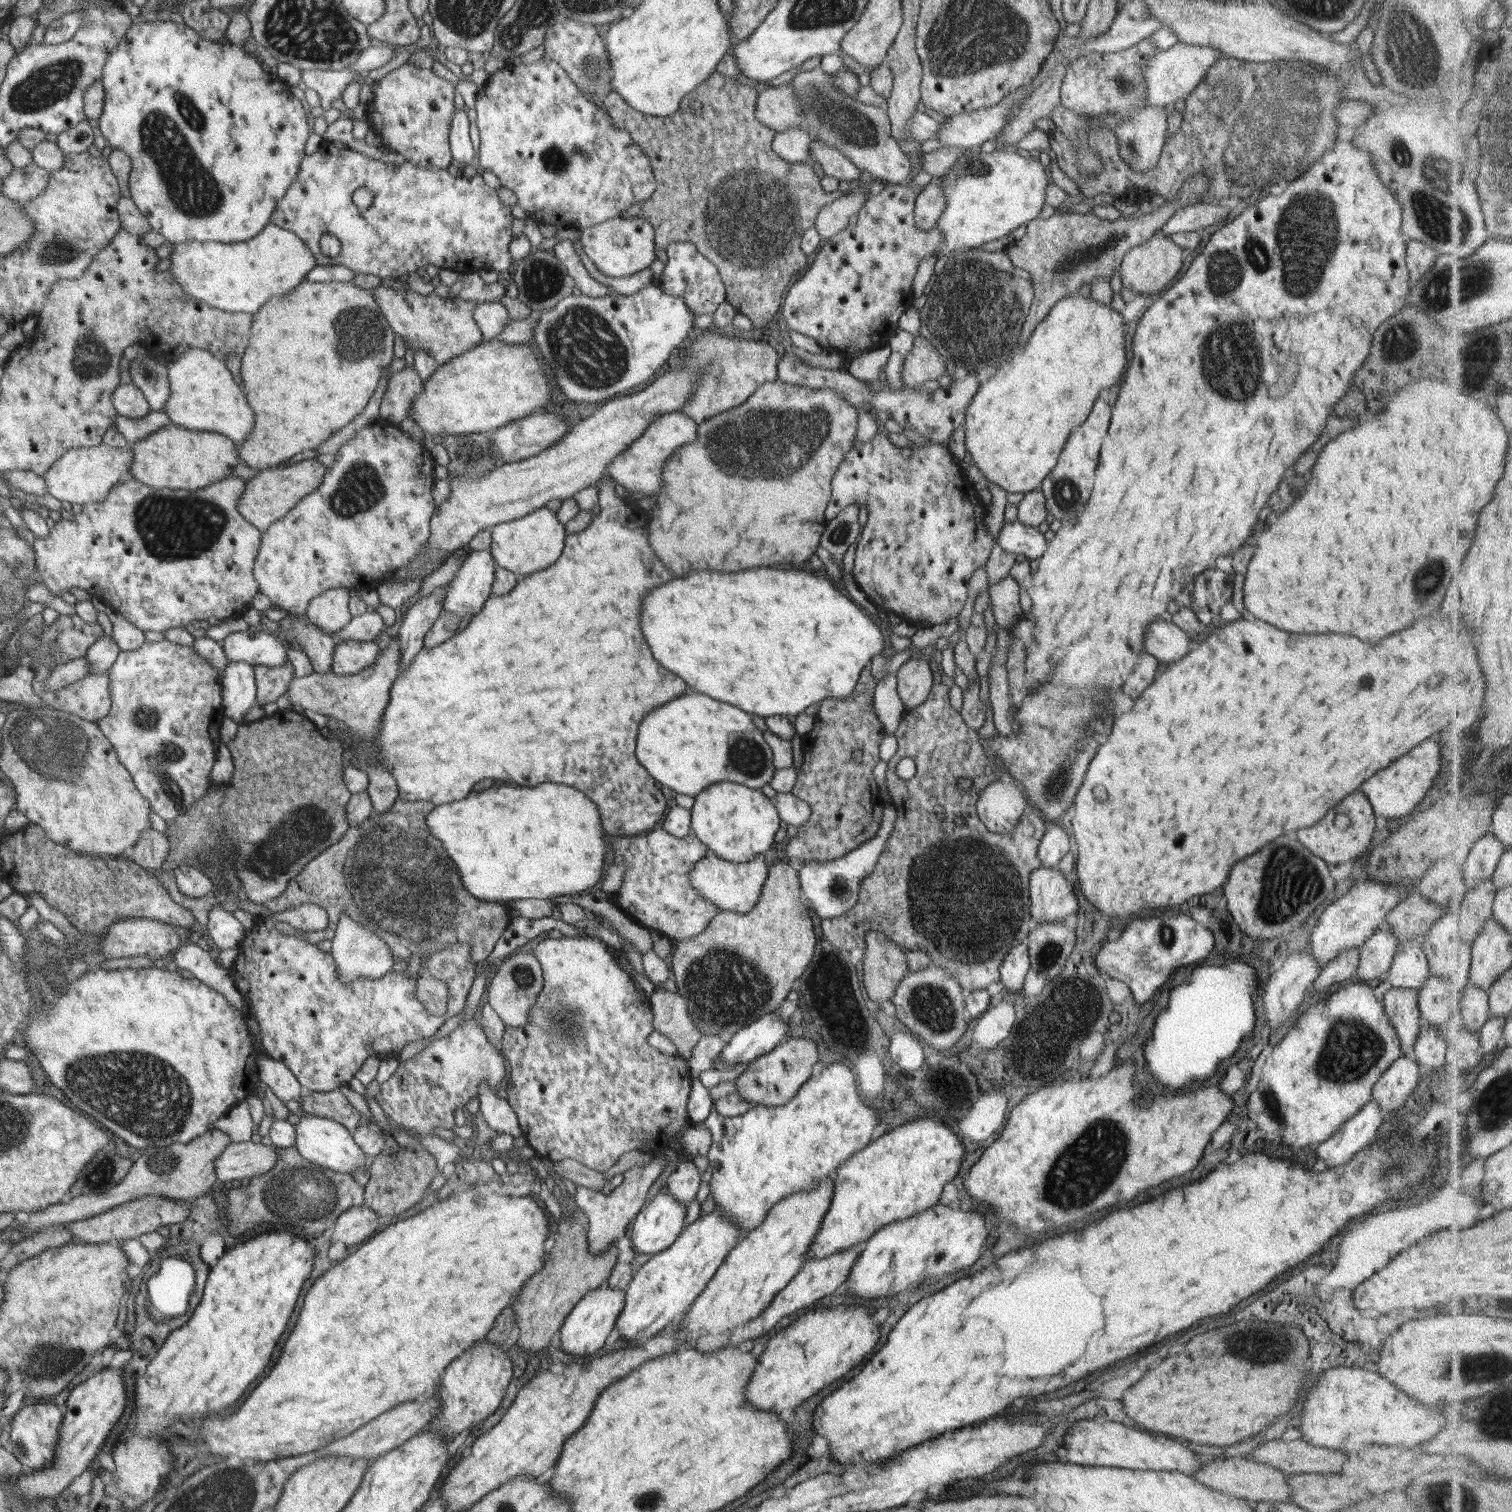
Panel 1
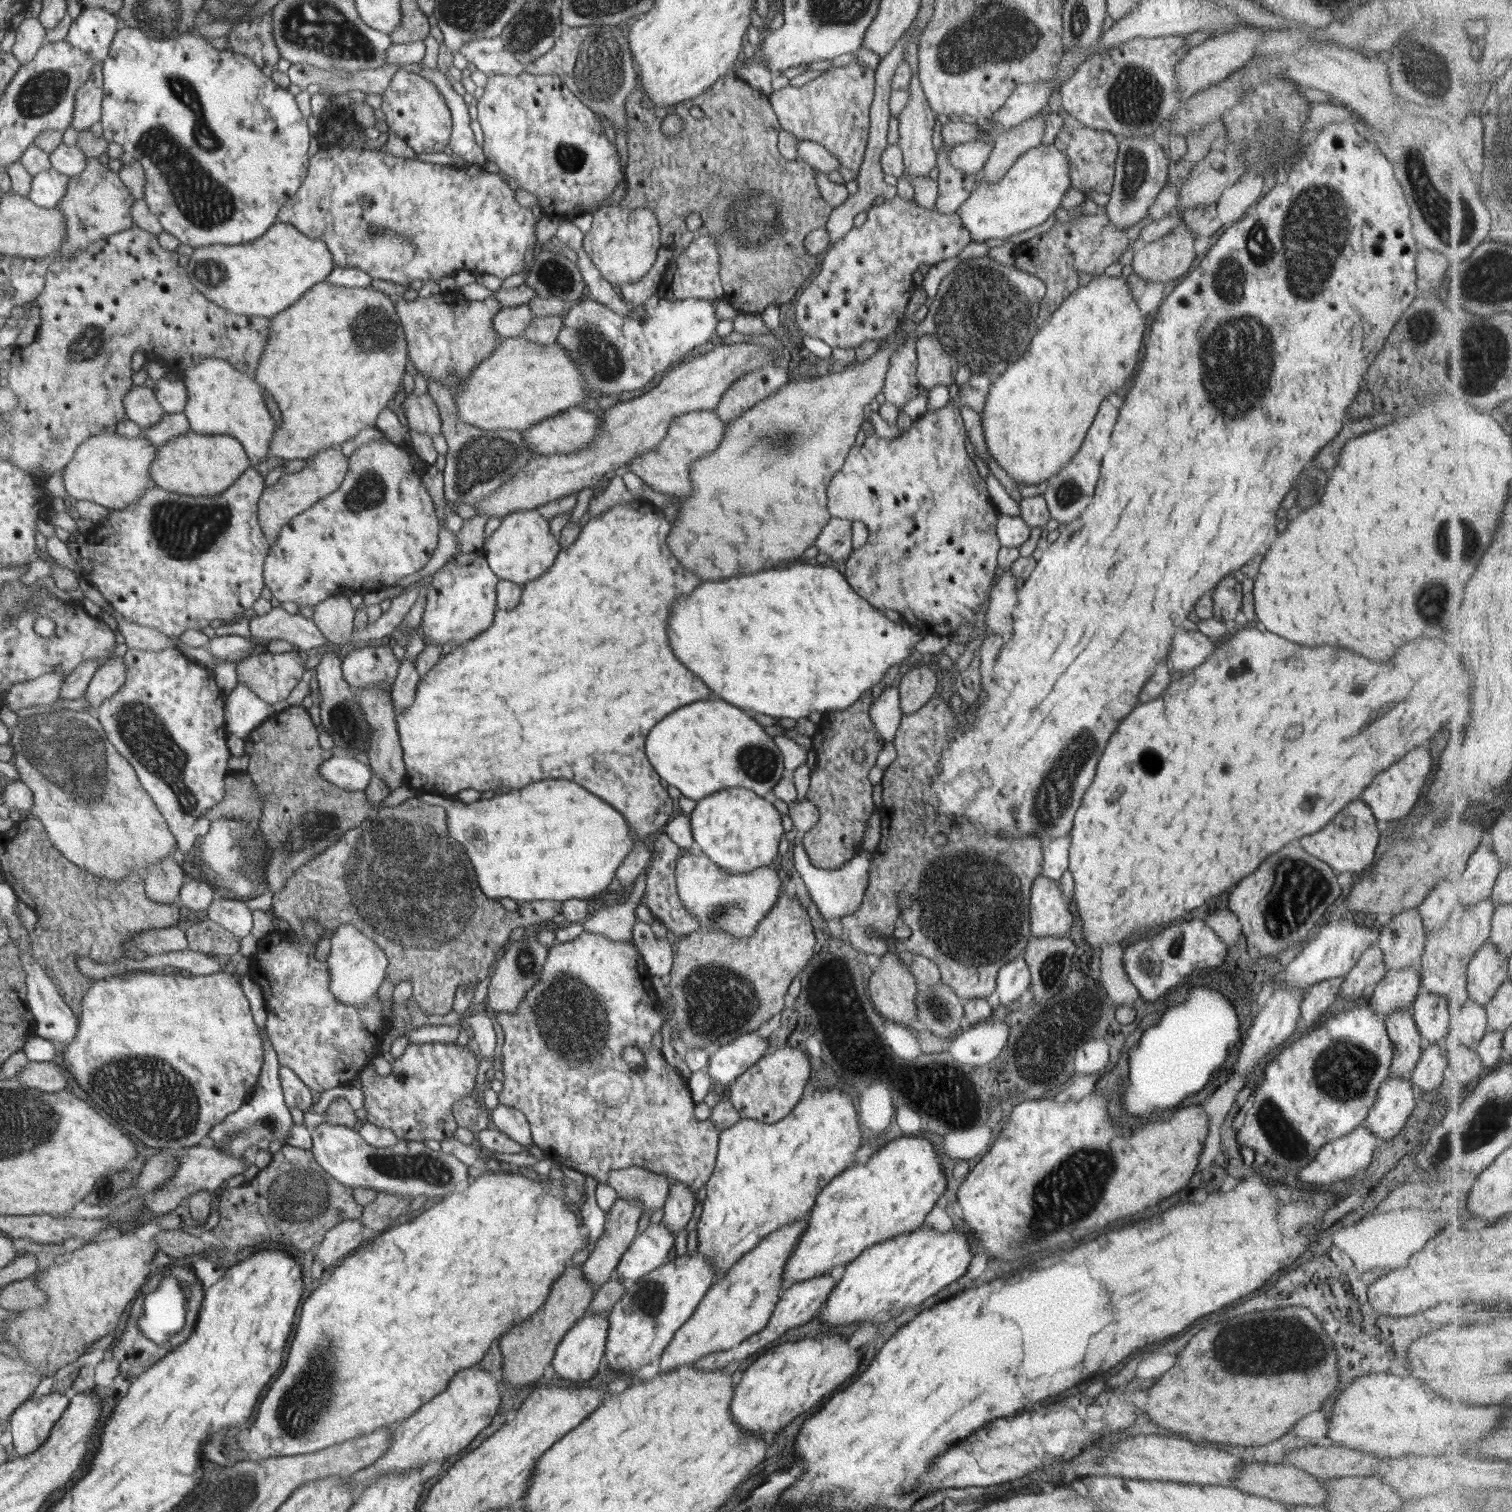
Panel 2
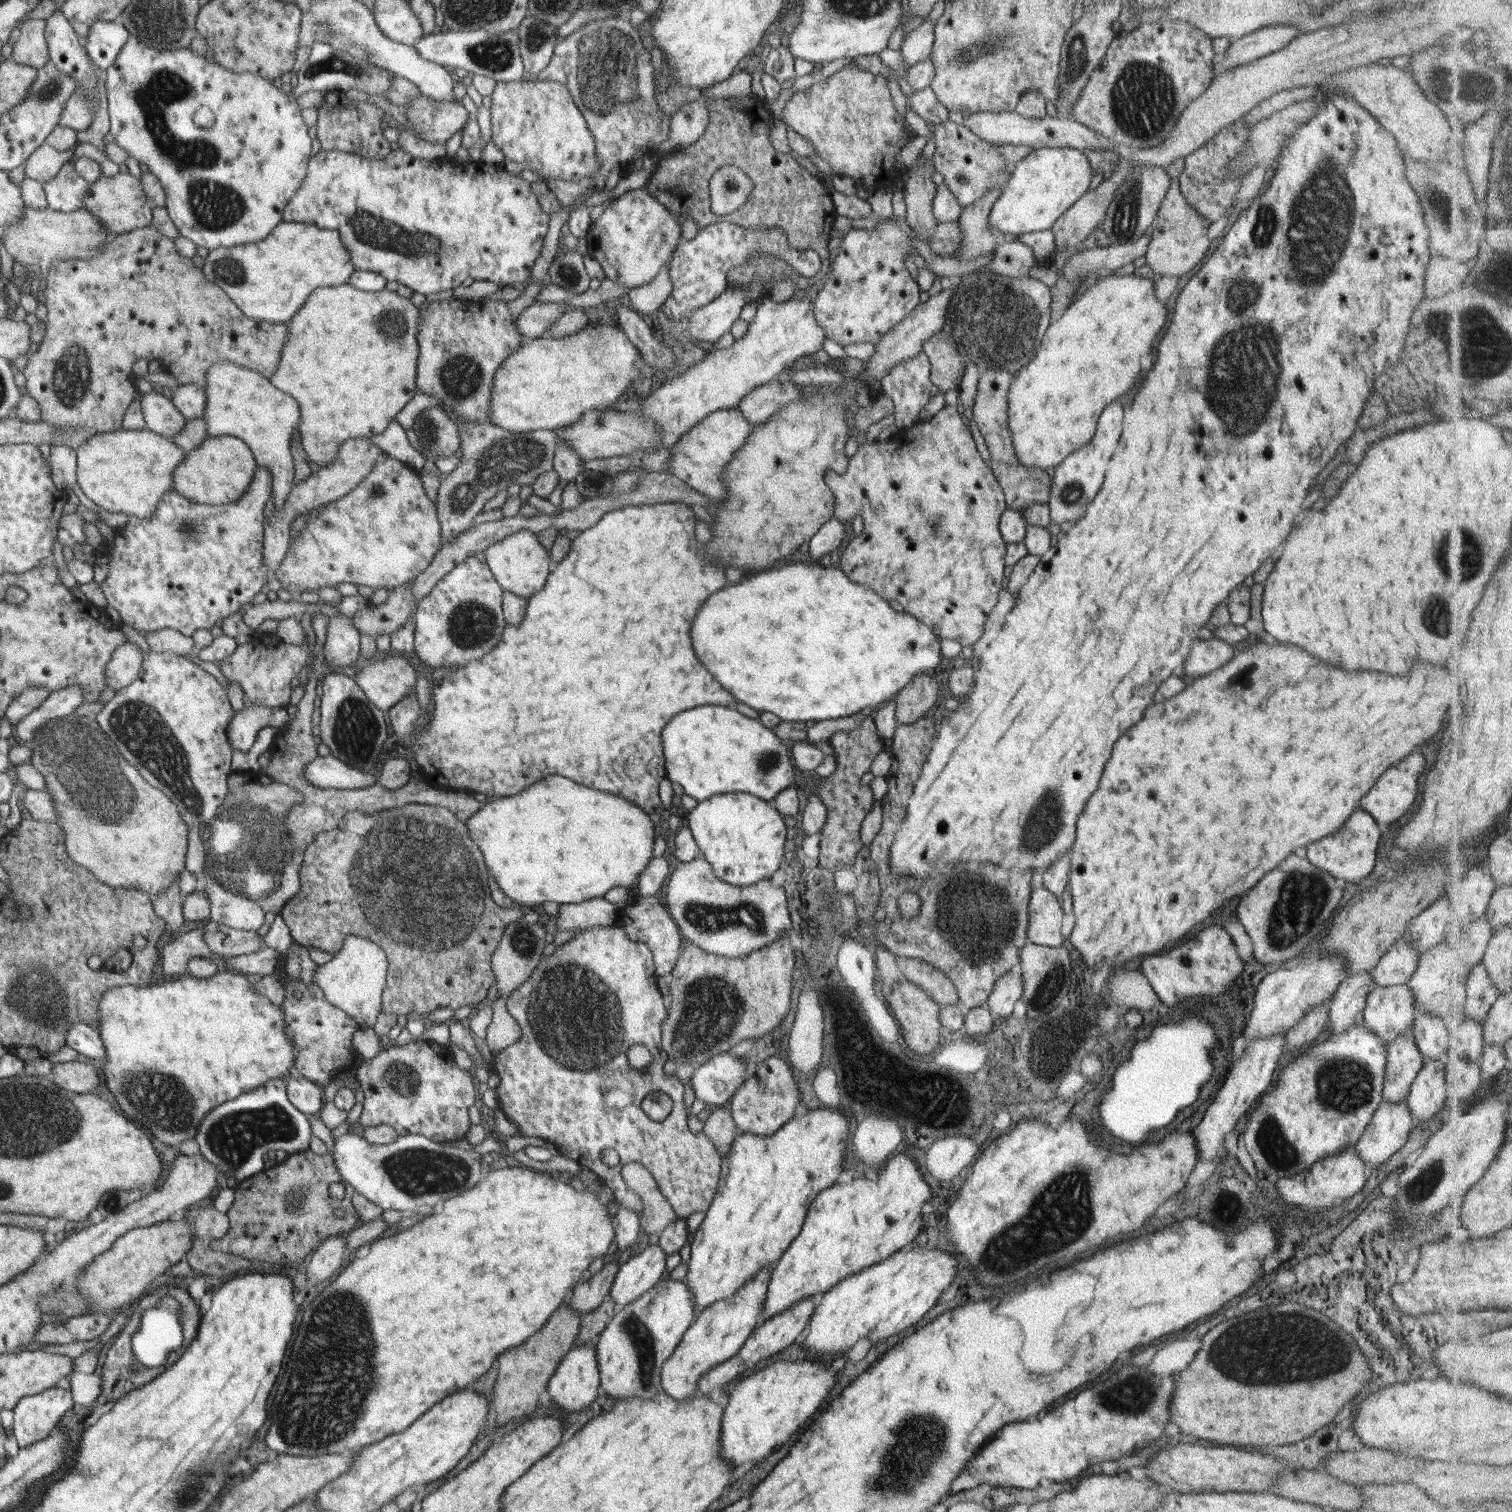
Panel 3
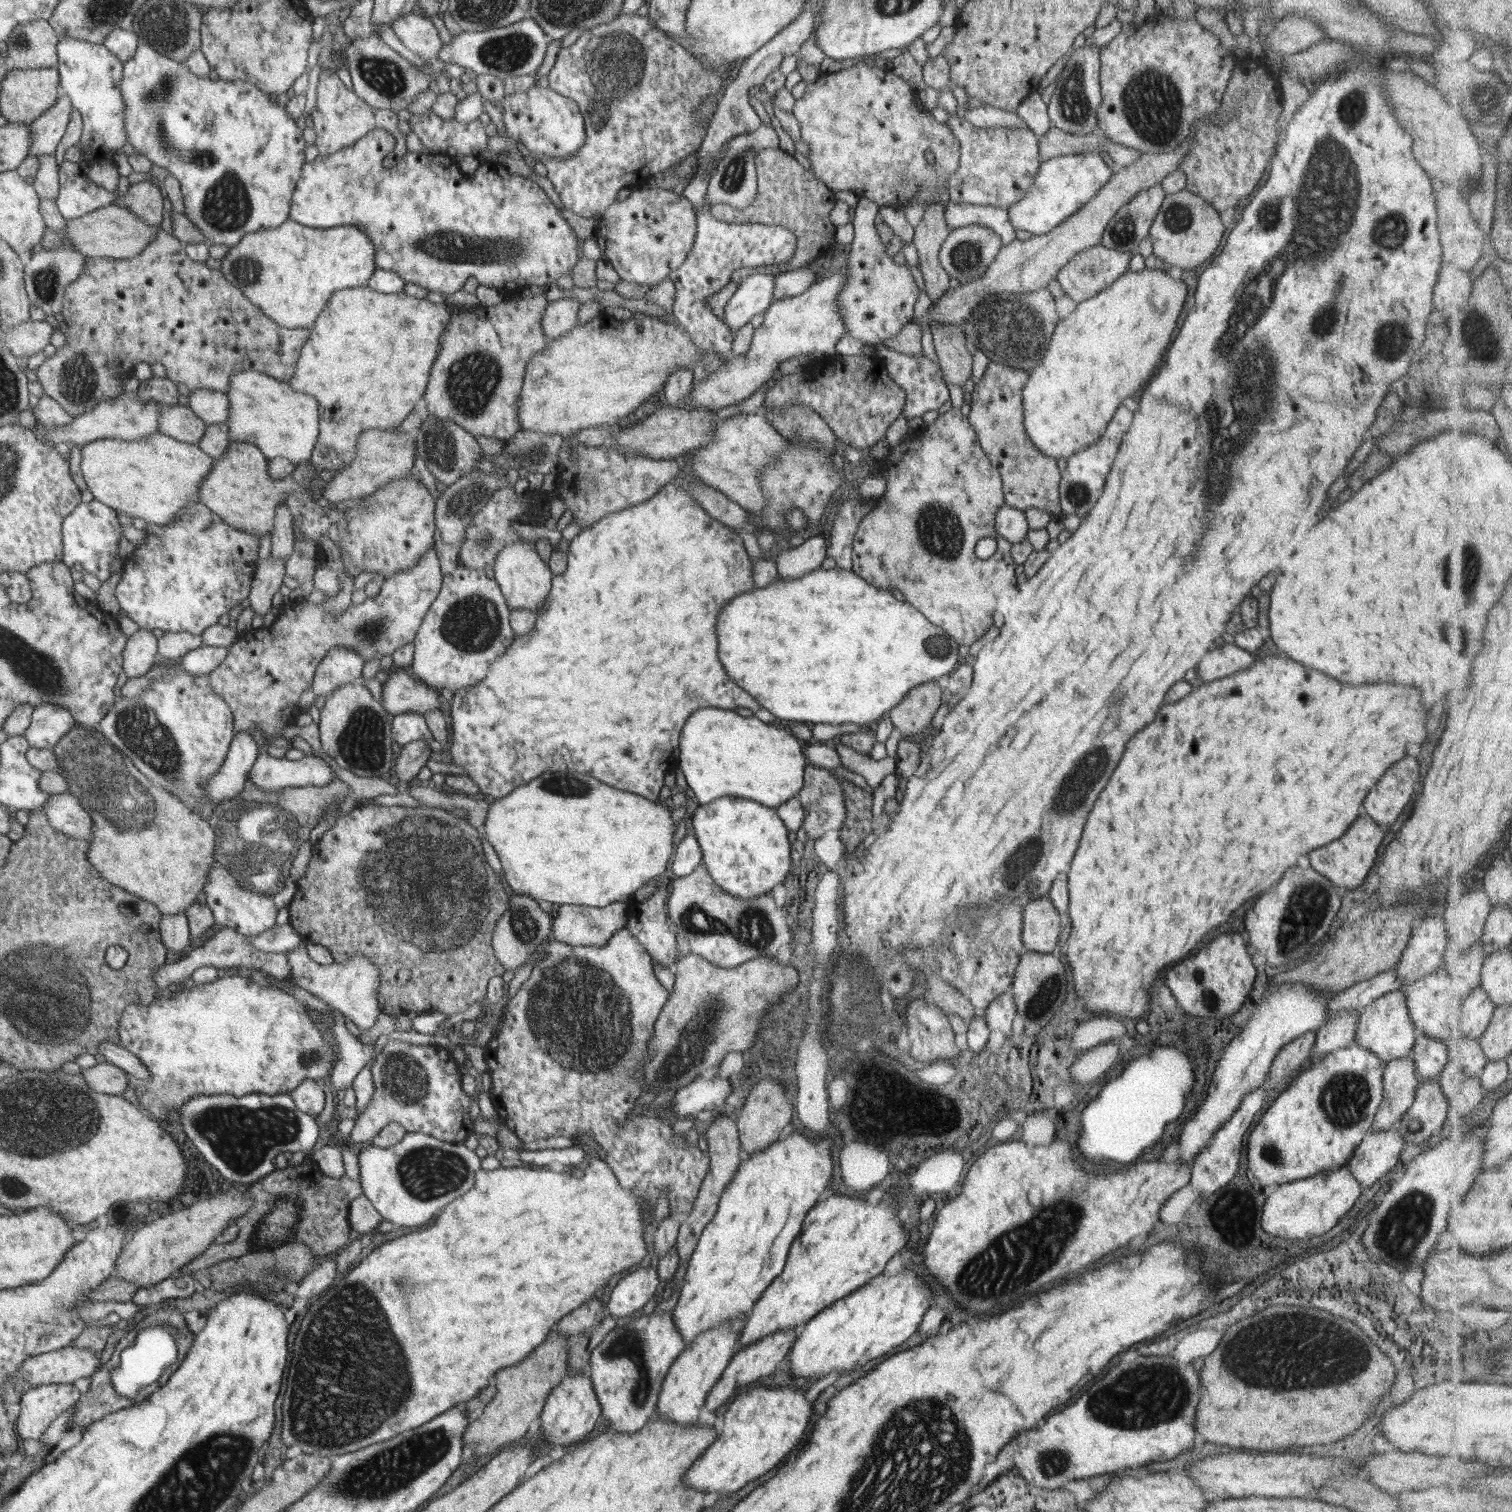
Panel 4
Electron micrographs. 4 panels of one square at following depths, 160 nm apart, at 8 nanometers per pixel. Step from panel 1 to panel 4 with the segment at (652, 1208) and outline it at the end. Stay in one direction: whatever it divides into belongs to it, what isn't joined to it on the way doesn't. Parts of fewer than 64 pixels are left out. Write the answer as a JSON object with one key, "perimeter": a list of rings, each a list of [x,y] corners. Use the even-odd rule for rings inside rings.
{"perimeter":[[[649,1266],[640,1268],[630,1274],[619,1278],[617,1285],[611,1288],[608,1310],[618,1319],[624,1316],[638,1316],[642,1308],[650,1302],[660,1286],[658,1270]]]}

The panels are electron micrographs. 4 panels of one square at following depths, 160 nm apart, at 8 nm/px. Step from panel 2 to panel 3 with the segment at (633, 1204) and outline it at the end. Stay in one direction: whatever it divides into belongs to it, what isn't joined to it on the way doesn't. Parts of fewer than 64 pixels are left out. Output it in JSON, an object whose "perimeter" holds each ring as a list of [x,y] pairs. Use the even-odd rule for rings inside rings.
{"perimeter":[[[617,1250],[617,1254],[613,1254],[613,1258],[606,1260],[603,1268],[596,1275],[592,1275],[588,1282],[578,1284],[576,1292],[572,1294],[572,1298],[568,1302],[573,1310],[586,1315],[603,1304],[619,1270],[620,1265],[617,1262],[619,1253],[620,1251]]]}

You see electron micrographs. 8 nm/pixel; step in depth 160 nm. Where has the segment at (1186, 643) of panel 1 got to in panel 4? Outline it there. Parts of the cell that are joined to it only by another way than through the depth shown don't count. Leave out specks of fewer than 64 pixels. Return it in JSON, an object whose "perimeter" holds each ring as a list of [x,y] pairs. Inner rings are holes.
{"perimeter":[[[1234,643],[1211,648],[1199,662],[1197,673],[1206,683],[1226,678],[1240,670],[1256,666],[1258,660],[1251,652]]]}

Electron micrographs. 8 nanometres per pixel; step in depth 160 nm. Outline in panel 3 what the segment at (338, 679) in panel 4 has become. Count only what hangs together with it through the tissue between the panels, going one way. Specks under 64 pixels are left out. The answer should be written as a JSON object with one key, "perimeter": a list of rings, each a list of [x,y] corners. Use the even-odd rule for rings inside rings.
{"perimeter":[[[346,615],[329,617],[324,643],[324,672],[326,675],[335,672],[336,668],[356,664],[360,656],[360,634]]]}

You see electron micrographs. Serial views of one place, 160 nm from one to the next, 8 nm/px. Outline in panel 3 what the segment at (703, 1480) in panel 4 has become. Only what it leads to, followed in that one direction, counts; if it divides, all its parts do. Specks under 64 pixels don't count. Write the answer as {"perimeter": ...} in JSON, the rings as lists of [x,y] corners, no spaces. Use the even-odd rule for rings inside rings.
{"perimeter":[[[778,1361],[742,1379],[729,1392],[728,1405],[723,1410],[720,1456],[734,1466],[742,1466],[746,1462],[757,1464],[770,1456],[818,1412],[837,1381],[838,1372],[820,1361]]]}

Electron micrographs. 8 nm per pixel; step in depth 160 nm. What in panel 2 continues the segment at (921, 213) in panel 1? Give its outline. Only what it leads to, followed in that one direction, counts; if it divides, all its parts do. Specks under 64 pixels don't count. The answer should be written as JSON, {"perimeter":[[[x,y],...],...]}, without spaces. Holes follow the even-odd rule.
{"perimeter":[[[944,144],[937,153],[939,177],[936,214],[939,216],[956,212],[971,195],[975,186],[974,173],[965,173],[951,165],[949,161],[951,147]]]}

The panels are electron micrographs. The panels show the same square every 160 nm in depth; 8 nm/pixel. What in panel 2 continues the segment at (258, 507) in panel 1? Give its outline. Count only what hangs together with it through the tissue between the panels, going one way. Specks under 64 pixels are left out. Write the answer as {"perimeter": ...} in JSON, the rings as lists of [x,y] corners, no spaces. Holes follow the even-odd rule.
{"perimeter":[[[332,446],[316,453],[301,471],[284,473],[274,485],[263,490],[257,513],[259,525],[269,540],[276,541],[283,527],[287,526],[292,518],[311,509],[321,498],[338,490],[348,472],[349,458],[342,453],[341,446]]]}

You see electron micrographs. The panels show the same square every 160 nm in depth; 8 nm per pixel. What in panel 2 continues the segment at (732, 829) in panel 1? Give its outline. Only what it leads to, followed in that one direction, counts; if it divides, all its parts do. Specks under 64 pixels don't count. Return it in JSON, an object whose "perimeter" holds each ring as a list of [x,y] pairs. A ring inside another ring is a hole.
{"perimeter":[[[741,787],[723,789],[697,802],[690,813],[695,850],[708,856],[724,871],[736,875],[768,867],[777,858],[785,834],[782,815],[763,797]]]}

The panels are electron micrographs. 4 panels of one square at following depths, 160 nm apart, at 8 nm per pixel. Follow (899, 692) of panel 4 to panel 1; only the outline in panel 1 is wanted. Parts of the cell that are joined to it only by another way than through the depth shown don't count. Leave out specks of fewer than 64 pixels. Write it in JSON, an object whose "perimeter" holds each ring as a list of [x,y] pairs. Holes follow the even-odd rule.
{"perimeter":[[[754,568],[744,570],[736,574],[718,574],[718,572],[706,572],[700,570],[696,574],[690,574],[686,578],[678,578],[672,582],[666,582],[664,586],[652,590],[652,594],[646,596],[642,606],[642,632],[646,636],[646,642],[652,648],[654,658],[668,670],[676,672],[682,680],[688,682],[688,686],[696,688],[696,692],[702,692],[710,698],[719,700],[742,708],[744,712],[758,716],[780,716],[782,714],[796,717],[804,712],[808,706],[822,703],[826,698],[844,698],[852,694],[864,667],[870,666],[870,660],[884,652],[887,646],[884,642],[882,630],[878,622],[854,602],[837,583],[824,572],[800,572],[800,570],[772,570],[771,568]]]}

